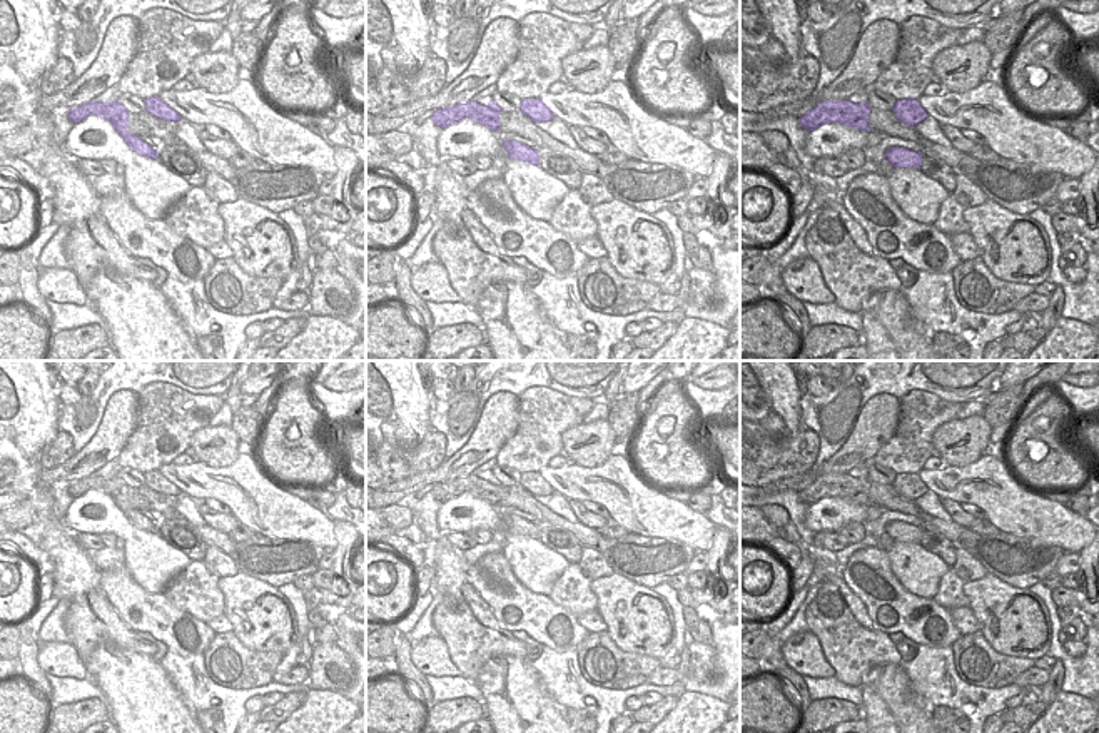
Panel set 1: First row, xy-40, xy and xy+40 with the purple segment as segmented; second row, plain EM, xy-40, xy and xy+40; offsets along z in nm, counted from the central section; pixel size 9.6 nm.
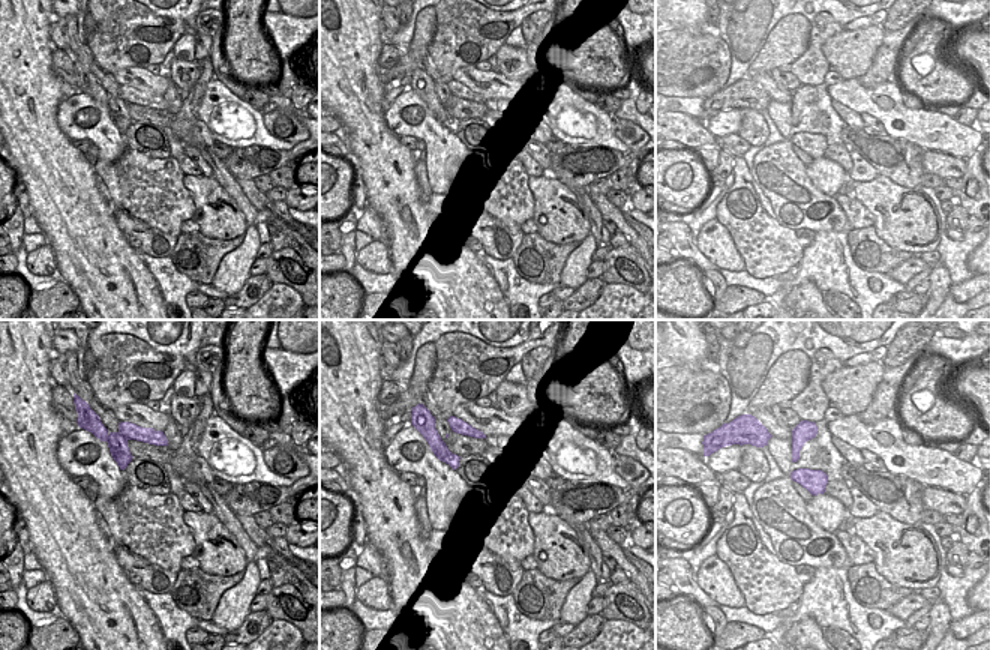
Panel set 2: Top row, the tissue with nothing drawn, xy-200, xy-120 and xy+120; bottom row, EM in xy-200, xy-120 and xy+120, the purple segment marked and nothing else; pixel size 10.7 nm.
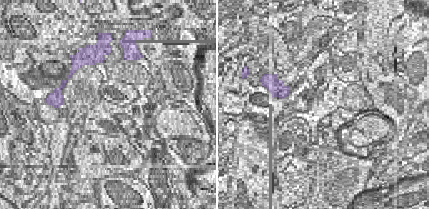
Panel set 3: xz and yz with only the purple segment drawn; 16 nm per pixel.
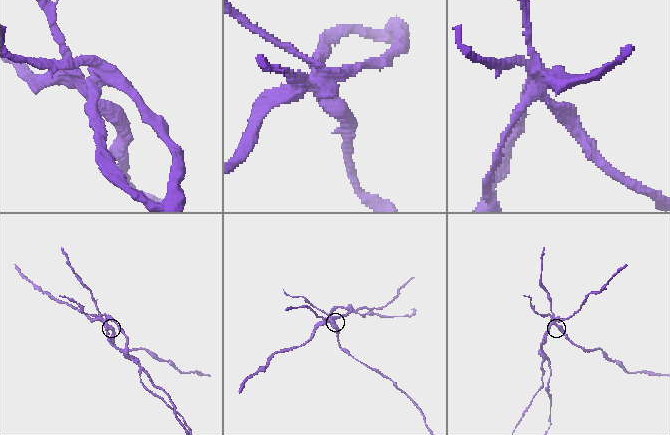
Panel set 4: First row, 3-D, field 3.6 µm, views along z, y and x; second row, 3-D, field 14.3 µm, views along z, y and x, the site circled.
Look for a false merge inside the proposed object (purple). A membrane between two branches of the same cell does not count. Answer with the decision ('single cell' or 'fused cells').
fused cells

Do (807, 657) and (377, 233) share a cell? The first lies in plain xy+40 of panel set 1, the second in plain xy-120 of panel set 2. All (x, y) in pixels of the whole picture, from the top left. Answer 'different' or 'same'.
different

